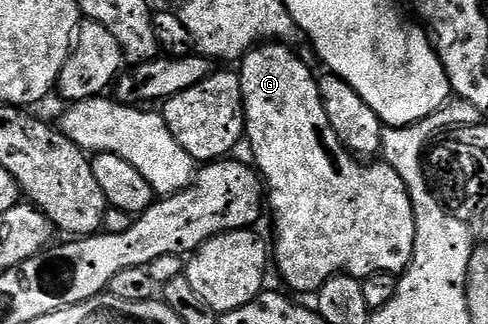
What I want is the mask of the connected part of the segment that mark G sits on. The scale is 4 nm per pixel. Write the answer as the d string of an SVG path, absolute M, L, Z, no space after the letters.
M270 40L265 44L259 44L249 50L245 58L241 59L240 77L242 79L242 95L246 105L246 133L245 137L250 138L250 150L254 153L252 159L259 175L264 179L265 189L268 191L268 206L274 209L274 234L278 239L272 242L272 258L276 263L276 270L282 273L282 278L294 290L302 294L313 295L328 281L335 278L337 274L349 274L351 278L364 279L373 274L396 274L401 275L410 269L414 254L418 248L418 229L416 228L416 216L414 215L414 204L410 199L408 188L404 180L384 160L370 160L365 166L365 161L359 160L347 150L344 143L336 136L336 132L328 124L328 116L324 112L324 104L320 96L318 78L310 71L310 66L294 50L289 50L289 45L279 44Z

